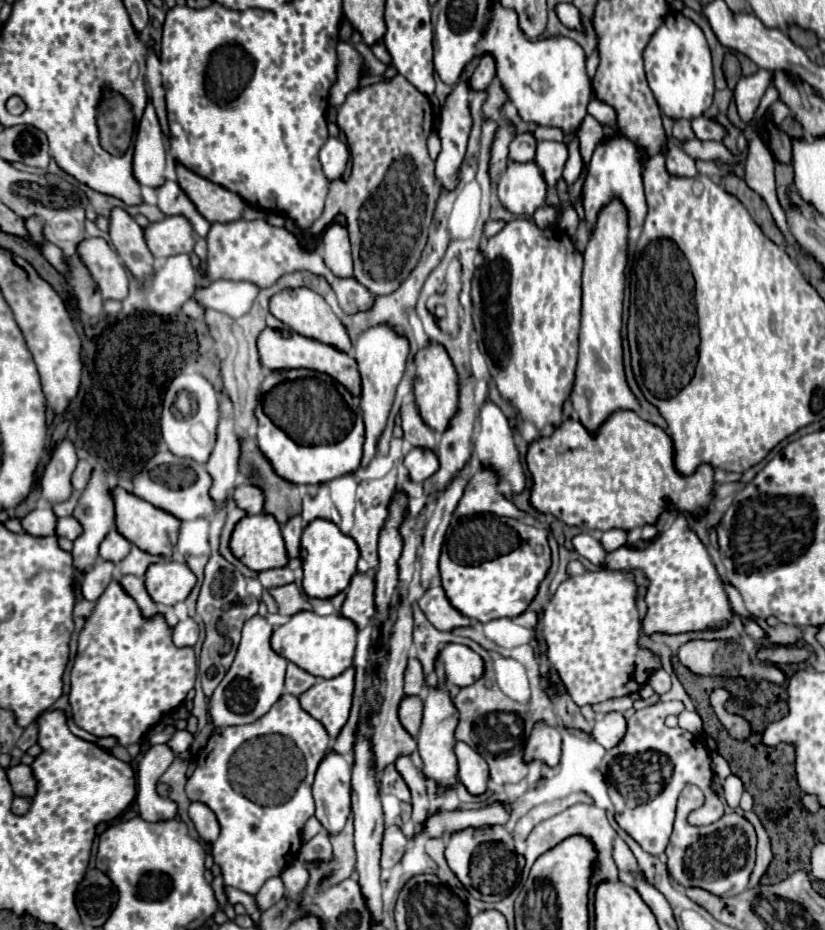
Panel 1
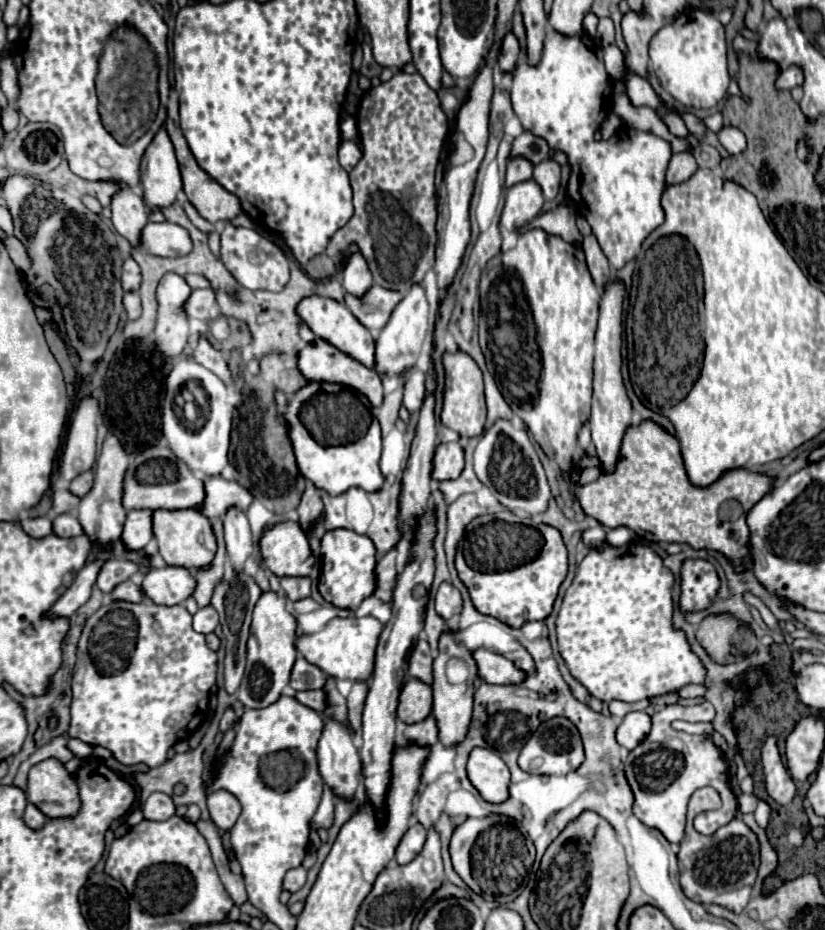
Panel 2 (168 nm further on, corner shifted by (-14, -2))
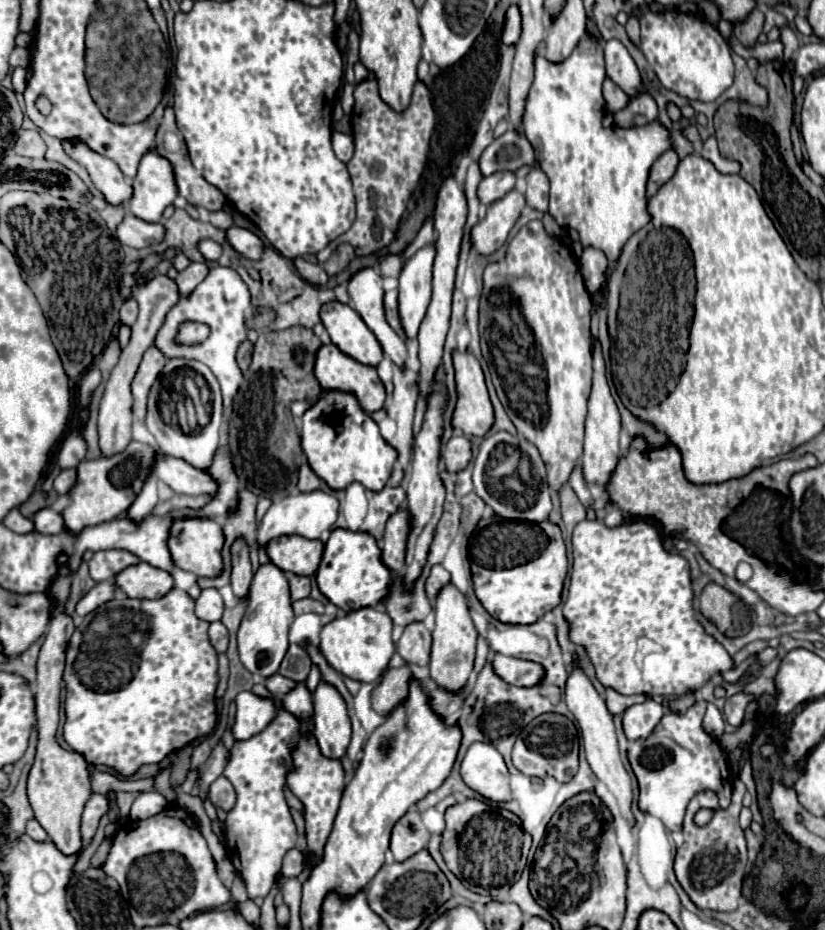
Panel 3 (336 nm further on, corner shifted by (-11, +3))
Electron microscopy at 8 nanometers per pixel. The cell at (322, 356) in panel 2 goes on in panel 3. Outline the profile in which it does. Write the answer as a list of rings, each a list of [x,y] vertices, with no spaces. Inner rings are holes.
[[[333,343],[319,347],[319,351],[315,353],[315,369],[313,371],[315,371],[315,377],[317,377],[317,381],[323,389],[327,389],[327,391],[329,389],[339,389],[339,391],[353,393],[367,413],[379,411],[383,407],[385,387],[379,381],[375,367],[369,367],[369,365],[363,365],[363,363],[351,359],[349,355],[339,351],[339,347],[335,347]]]

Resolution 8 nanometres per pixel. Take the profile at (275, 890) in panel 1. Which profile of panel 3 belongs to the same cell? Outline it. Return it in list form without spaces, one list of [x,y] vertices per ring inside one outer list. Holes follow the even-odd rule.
[[[291,849],[285,859],[283,859],[283,867],[281,867],[281,875],[285,879],[289,877],[297,877],[303,869],[303,853],[299,849]]]

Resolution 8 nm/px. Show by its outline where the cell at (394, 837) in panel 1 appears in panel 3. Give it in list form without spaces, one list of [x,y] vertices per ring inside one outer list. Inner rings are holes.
[[[411,807],[393,827],[391,853],[395,861],[405,861],[407,857],[425,849],[427,843],[429,843],[429,831],[421,821],[419,811]]]

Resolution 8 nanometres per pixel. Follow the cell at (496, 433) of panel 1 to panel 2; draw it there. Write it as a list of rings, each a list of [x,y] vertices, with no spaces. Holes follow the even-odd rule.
[[[498,420],[490,430],[482,434],[474,452],[474,472],[506,510],[522,510],[530,516],[548,510],[552,494],[534,444],[526,430],[514,428],[508,420]]]

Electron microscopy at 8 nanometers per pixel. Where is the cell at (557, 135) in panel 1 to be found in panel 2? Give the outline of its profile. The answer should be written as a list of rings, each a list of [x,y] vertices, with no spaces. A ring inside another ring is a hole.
[[[522,132],[514,142],[510,150],[510,158],[526,158],[530,164],[540,164],[550,156],[550,148],[546,140],[534,136],[532,132]]]

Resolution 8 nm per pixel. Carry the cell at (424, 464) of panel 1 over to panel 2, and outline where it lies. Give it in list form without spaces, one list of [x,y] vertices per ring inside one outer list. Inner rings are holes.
[[[458,442],[440,444],[434,454],[434,480],[452,480],[458,478],[464,470],[464,450]]]

